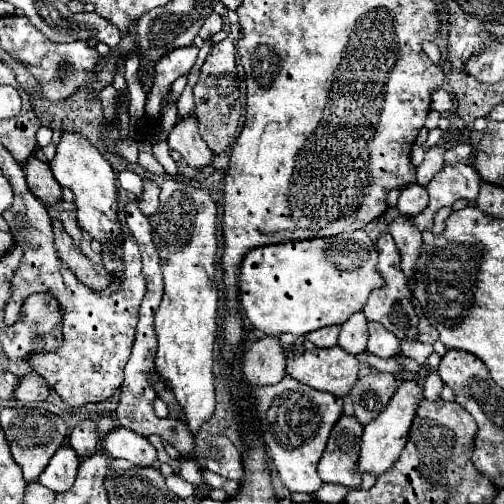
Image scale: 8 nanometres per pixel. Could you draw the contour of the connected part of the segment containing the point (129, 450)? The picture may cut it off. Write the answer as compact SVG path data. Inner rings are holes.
M122 426L120 430L112 430L106 436L104 448L110 456L128 460L130 464L136 464L136 466L154 466L158 460L156 448L144 436L132 430L126 430Z

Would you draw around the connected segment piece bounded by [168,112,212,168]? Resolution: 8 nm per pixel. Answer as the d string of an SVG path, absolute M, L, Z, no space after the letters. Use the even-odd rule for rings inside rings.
M190 112L174 126L174 130L168 136L168 144L172 150L178 150L190 166L204 168L210 164L212 150L206 146L206 142L200 136L198 118L194 112Z

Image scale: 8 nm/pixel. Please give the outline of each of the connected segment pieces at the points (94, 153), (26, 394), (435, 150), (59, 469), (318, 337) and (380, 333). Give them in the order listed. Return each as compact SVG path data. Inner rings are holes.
M64 132L56 148L56 158L50 162L50 168L58 184L74 192L78 226L102 244L102 266L106 266L112 278L120 282L124 260L118 254L122 254L124 228L122 228L122 222L118 220L118 188L116 188L116 174L110 162L82 134Z
M28 374L20 378L20 386L16 390L16 400L22 402L40 402L46 400L50 394L50 386L46 386L46 380L40 374Z
M436 144L426 152L424 162L418 166L418 184L426 186L426 182L430 182L430 178L432 178L432 174L436 174L436 170L440 170L444 166L444 154L446 154L446 148L442 144Z
M60 446L52 456L50 464L46 466L46 470L40 474L38 482L50 488L52 492L66 492L74 484L78 466L80 466L80 458L78 454L74 454L74 448Z
M326 326L326 330L316 330L314 334L306 334L306 338L318 348L332 348L338 342L340 326Z
M368 322L368 352L380 356L380 358L390 358L396 354L396 342L398 338L394 338L394 334L390 334L384 326L378 326L378 322Z

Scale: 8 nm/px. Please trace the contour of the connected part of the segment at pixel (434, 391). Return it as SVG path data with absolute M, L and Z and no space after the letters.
M430 368L428 370L428 380L426 380L426 392L424 392L426 398L428 400L438 400L442 388L444 388L444 382L442 382L438 370L436 368Z

